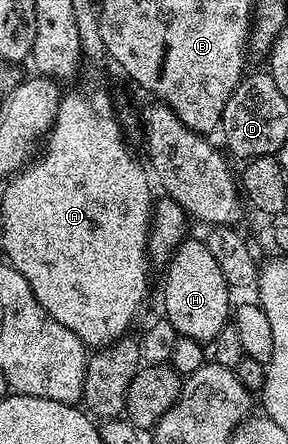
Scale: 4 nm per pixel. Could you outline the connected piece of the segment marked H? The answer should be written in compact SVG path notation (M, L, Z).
M186 238L176 247L176 252L166 265L164 276L163 315L172 324L177 336L194 338L201 342L212 341L230 320L228 292L230 286L218 266L218 262L208 252L203 239Z

